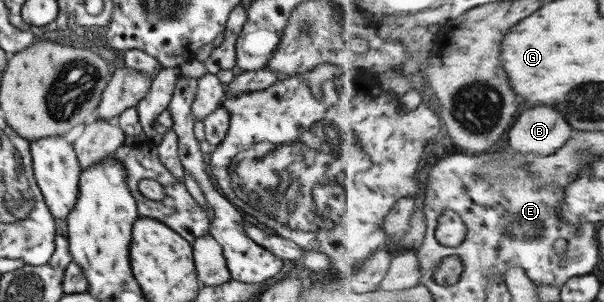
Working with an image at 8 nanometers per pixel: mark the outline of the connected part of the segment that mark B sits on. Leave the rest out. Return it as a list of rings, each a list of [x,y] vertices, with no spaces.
[[[535,107],[535,109],[525,111],[519,117],[519,123],[508,133],[508,141],[513,151],[549,157],[557,153],[570,140],[573,133],[574,129],[570,122],[555,107]]]

